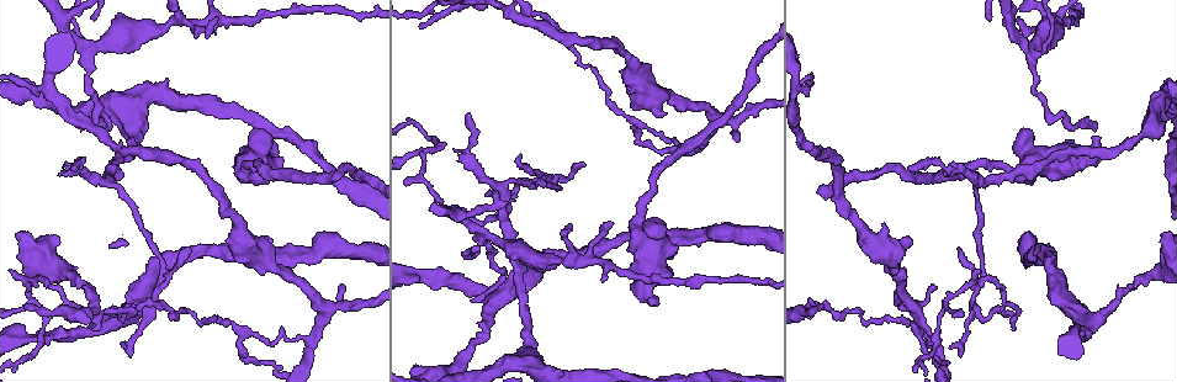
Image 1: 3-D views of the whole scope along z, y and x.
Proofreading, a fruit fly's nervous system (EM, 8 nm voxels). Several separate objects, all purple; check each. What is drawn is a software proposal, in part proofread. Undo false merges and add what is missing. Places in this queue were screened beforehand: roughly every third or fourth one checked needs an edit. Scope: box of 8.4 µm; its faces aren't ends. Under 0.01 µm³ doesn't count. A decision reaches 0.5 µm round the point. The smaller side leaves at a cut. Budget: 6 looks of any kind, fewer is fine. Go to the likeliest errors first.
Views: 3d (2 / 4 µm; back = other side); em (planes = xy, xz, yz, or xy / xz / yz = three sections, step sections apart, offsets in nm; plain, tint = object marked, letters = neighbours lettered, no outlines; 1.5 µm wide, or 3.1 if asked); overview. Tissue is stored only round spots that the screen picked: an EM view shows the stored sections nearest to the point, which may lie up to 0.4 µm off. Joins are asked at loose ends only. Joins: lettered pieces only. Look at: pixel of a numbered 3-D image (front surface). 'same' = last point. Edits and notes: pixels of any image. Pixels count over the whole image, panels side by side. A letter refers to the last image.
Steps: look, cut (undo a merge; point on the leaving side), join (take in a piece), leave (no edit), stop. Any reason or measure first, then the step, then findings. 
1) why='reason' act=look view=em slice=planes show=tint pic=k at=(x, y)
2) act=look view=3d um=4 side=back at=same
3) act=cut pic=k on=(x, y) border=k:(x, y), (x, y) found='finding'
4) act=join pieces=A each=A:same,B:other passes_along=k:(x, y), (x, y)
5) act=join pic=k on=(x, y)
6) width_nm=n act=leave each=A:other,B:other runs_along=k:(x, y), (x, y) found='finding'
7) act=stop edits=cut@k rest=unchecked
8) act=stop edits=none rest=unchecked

act=look view=em slice=xz step=4 show=letters pic=1 at=(1094, 139)

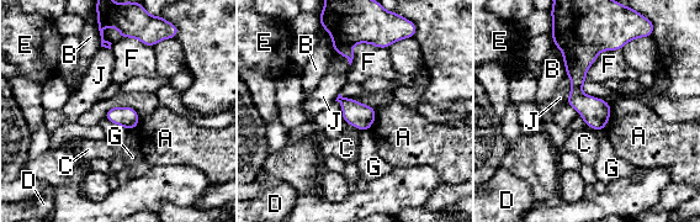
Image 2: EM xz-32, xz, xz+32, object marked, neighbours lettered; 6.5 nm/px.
why='cut it another way' act=look view=em slice=xy step=8 show=letters at=same

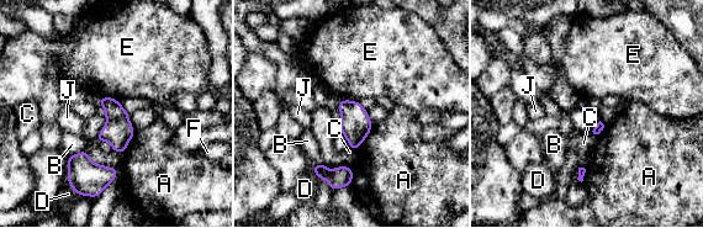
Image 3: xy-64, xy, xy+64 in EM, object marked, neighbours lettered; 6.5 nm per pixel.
act=leave each=A:other,B:other,C:other,D:other,E:other,F:other,J:other border=3:(98, 97), (114, 97), (119, 101) found='no lettered piece goes on from it'

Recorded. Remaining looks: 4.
why='free end' act=look view=em slice=xz step=4 show=tint pic=1 at=(1092, 128)

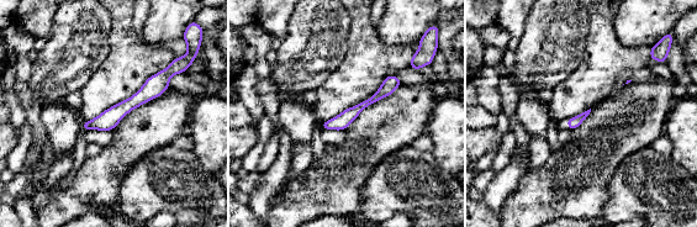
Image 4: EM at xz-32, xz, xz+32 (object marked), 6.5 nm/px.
act=look view=em slice=planes show=letters at=same

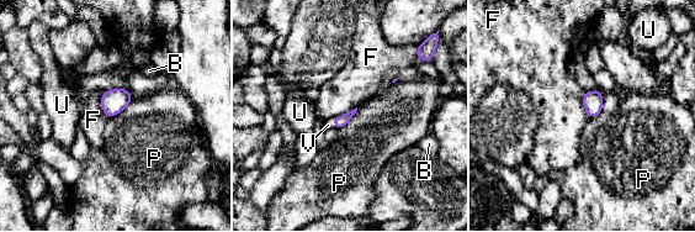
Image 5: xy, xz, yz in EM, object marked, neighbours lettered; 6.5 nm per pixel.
act=join pieces=V each=B:other,F:other,P:other,U:other,V:same passes_along=5:(339, 122), (334, 125), (328, 125) found='the cell continues'

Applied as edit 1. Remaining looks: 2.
act=stop edits=join@5 rest=unchecked

